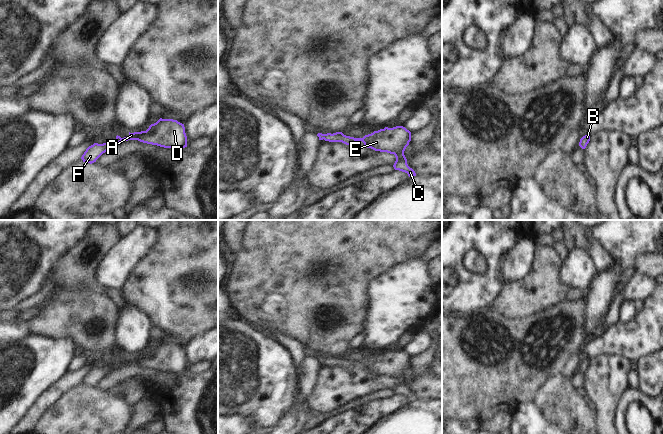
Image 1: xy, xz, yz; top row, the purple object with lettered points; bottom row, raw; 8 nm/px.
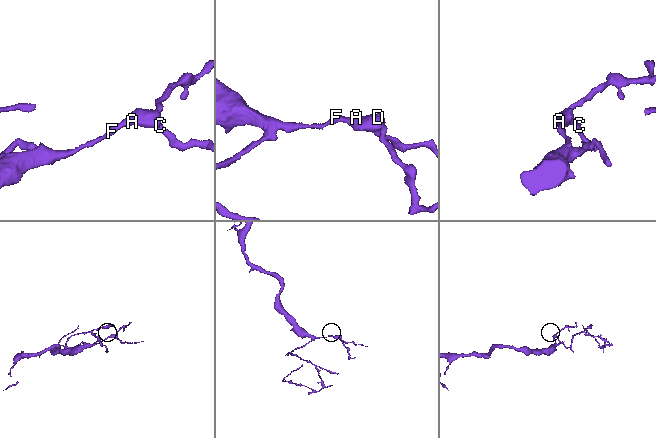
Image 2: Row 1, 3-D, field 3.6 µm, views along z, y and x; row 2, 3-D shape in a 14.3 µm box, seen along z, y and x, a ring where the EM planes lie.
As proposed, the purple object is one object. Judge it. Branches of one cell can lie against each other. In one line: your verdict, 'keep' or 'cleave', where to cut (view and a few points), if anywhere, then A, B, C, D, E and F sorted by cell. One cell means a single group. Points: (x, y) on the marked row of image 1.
keep; no cut; A B C D E F

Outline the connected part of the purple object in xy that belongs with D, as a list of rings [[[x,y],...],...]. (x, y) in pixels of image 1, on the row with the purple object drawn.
[[[160,118],[156,123],[151,124],[146,131],[129,132],[129,136],[124,138],[117,135],[116,139],[109,144],[94,143],[86,149],[81,159],[83,162],[92,164],[113,145],[128,140],[138,140],[143,143],[175,150],[181,150],[187,147],[184,124],[177,120]]]

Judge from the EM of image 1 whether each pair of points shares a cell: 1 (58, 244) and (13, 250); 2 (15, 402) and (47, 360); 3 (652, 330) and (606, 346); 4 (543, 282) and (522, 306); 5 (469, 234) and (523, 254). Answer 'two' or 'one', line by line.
1: one
2: one
3: one
4: one
5: two

